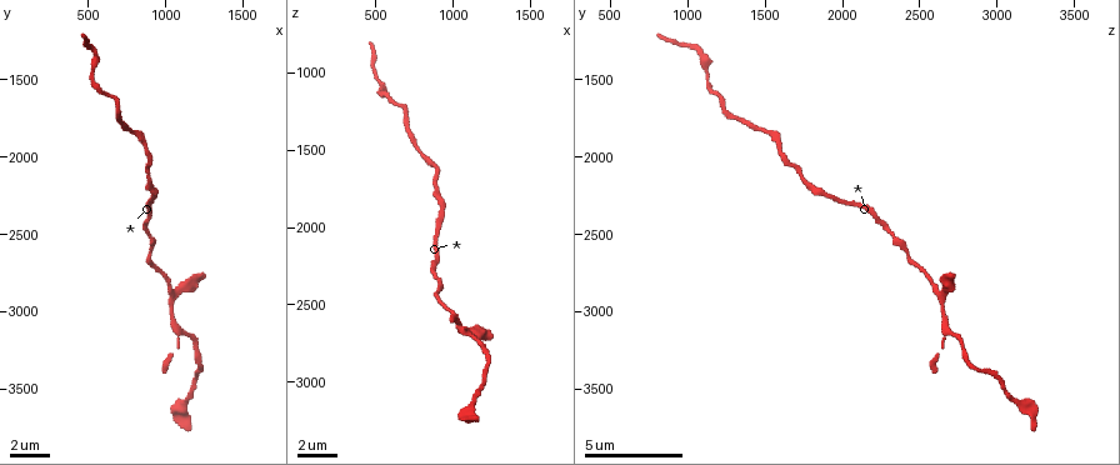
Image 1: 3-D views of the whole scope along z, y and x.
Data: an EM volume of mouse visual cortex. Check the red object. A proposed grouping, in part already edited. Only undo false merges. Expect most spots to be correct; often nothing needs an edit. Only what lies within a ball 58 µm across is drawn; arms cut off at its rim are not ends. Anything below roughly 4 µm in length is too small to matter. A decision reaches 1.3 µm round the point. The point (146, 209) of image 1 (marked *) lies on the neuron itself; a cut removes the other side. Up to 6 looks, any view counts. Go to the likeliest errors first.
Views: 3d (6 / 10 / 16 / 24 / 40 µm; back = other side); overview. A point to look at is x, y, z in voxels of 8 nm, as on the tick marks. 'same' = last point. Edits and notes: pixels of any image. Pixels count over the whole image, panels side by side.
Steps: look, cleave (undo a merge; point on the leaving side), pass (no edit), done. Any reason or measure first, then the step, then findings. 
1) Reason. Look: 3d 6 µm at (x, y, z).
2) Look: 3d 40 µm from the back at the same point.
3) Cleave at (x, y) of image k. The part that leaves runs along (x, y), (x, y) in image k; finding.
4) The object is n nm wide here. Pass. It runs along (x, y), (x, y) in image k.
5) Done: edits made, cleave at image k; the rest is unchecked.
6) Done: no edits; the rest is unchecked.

Narrows sharply. Look: 3d 10 µm at (640, 1620, 1200).

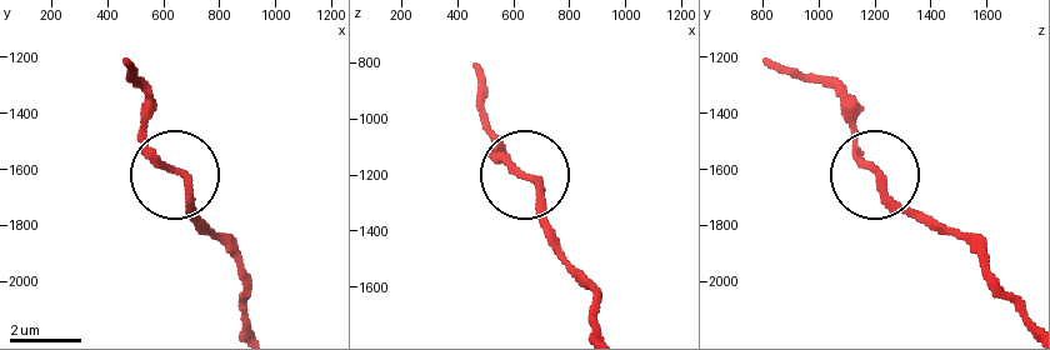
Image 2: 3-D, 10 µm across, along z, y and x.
Closer look. Look: 3d 6 µm at (630, 1610, 1200).

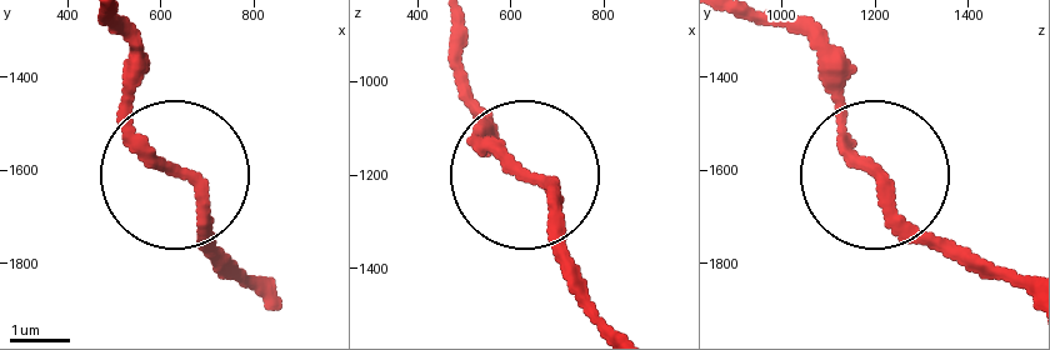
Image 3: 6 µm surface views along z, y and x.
Pass. It runs along (598, 316), (548, 191), (478, 138), (468, 98) in image 3; continuous, no second neuron.

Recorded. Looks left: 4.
Narrows sharply. Look: 3d 10 µm at (1040, 3000, 2660).

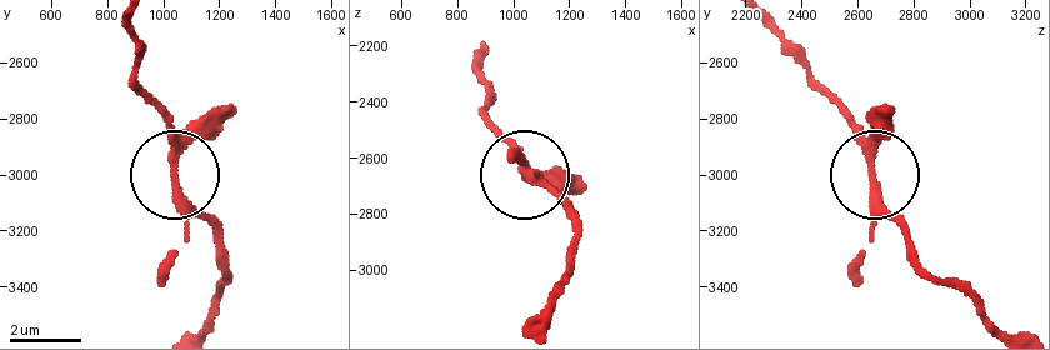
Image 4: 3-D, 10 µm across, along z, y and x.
Look: 3d 10 µm from the back at (1040, 3010, 2660).

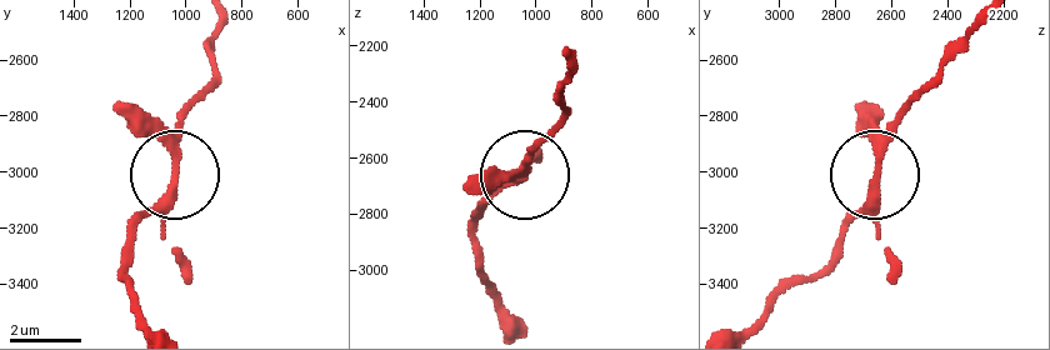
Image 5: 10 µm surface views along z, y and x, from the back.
Pass. All the same neuron.

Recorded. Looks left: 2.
Calibre changes. Look: 3d 10 µm at (900, 2540, 2340).

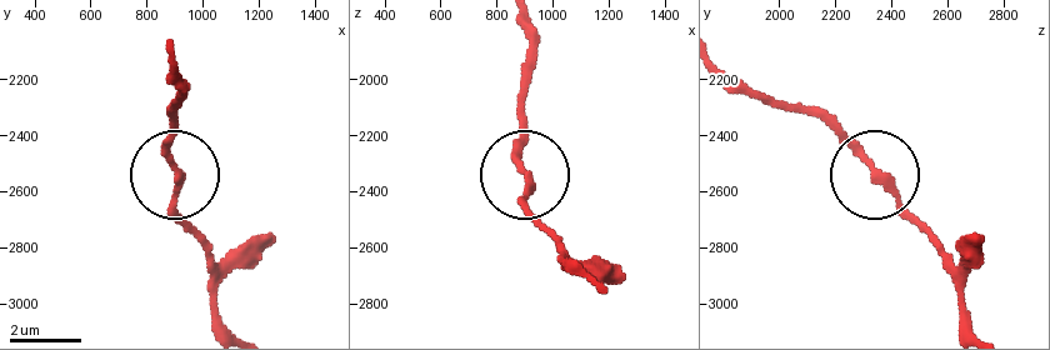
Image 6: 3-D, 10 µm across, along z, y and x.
Look: 3d 10 µm from the back at (900, 2530, 2340).

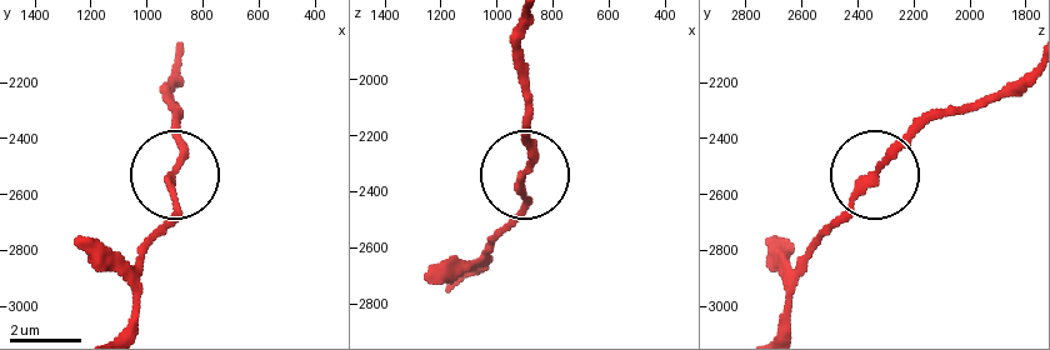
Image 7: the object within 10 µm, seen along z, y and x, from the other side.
The object is 200 nm wide here. Pass. It runs along (180, 123), (170, 210), (155, 234) in image 7; continuous, no second neuron.

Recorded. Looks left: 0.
Done: no edits; the rest is unchecked.

